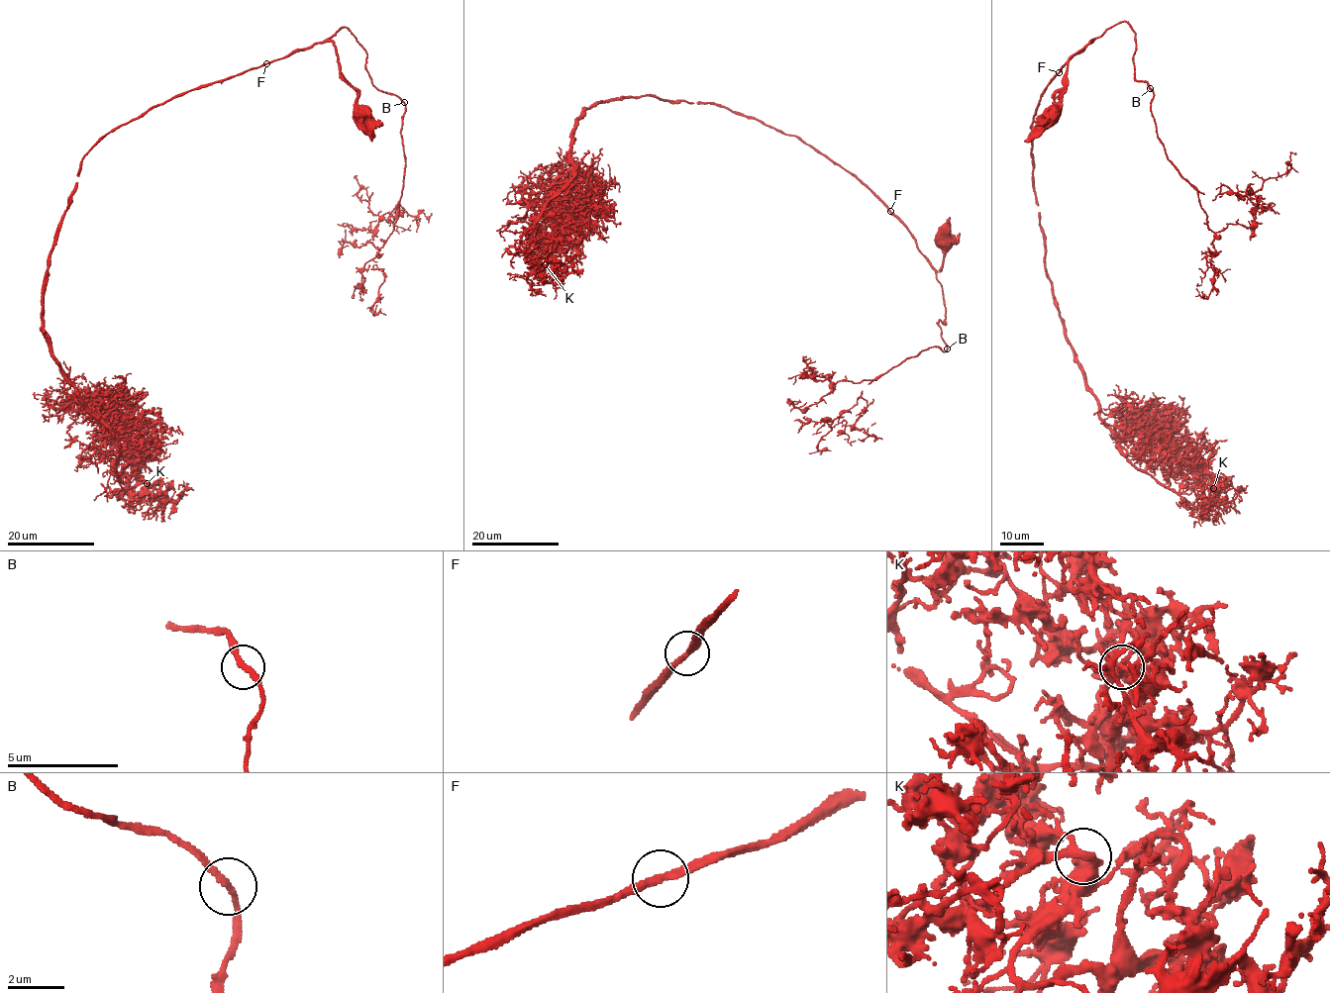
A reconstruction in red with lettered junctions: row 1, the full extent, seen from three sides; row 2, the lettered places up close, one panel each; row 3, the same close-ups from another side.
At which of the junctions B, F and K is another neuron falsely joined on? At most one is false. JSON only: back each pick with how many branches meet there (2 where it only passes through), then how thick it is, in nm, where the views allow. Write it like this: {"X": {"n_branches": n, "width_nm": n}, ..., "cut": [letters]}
{"cut": []}

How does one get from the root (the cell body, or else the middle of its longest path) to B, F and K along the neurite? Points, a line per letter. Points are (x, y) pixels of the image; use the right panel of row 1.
B: (1049, 116), (1047, 109), (1068, 80), (1069, 57), (1122, 21), (1135, 34), (1134, 76), (1150, 88)
F: (1049, 116), (1047, 109), (1068, 80), (1069, 57), (1093, 41), (1066, 61), (1059, 72)
K: (1049, 116), (1069, 57), (1093, 41), (1030, 128), (1045, 275), (1124, 455), (1195, 507), (1213, 488)

